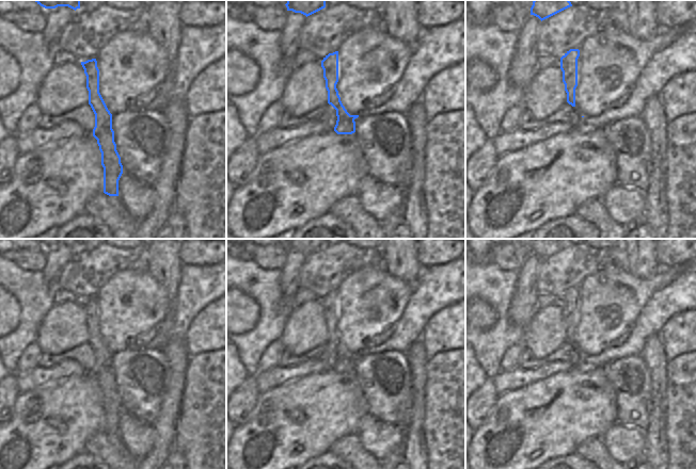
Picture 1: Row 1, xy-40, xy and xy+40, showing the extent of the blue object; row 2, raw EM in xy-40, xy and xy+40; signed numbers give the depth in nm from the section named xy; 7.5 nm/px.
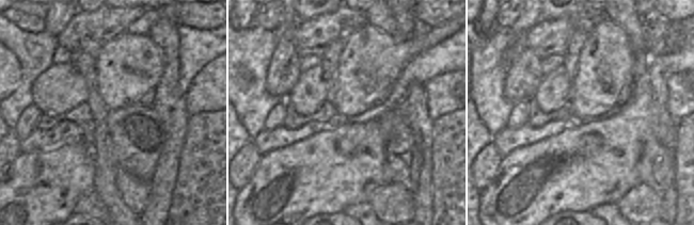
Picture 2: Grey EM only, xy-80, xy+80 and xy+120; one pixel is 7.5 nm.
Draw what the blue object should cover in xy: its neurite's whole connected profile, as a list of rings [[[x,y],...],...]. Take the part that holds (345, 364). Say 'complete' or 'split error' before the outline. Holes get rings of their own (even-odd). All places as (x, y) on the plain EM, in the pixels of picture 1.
complete; [[[338,290],[329,292],[321,300],[326,327],[328,329],[328,342],[336,349],[336,363],[334,370],[337,373],[352,373],[355,371],[354,358],[359,354],[350,354],[341,340],[336,323],[338,321]]]

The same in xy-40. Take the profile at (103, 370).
complete; [[[96,297],[81,301],[86,314],[89,343],[95,353],[93,375],[97,378],[101,391],[104,406],[104,432],[109,435],[118,435],[118,419],[123,413],[121,395],[114,381],[112,368],[112,353],[108,349],[99,331],[99,308]]]

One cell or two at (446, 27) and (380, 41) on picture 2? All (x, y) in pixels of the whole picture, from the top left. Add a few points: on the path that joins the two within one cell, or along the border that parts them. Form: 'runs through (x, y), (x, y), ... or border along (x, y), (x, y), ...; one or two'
runs through (430, 36), (424, 37), (414, 45), (396, 45); one

